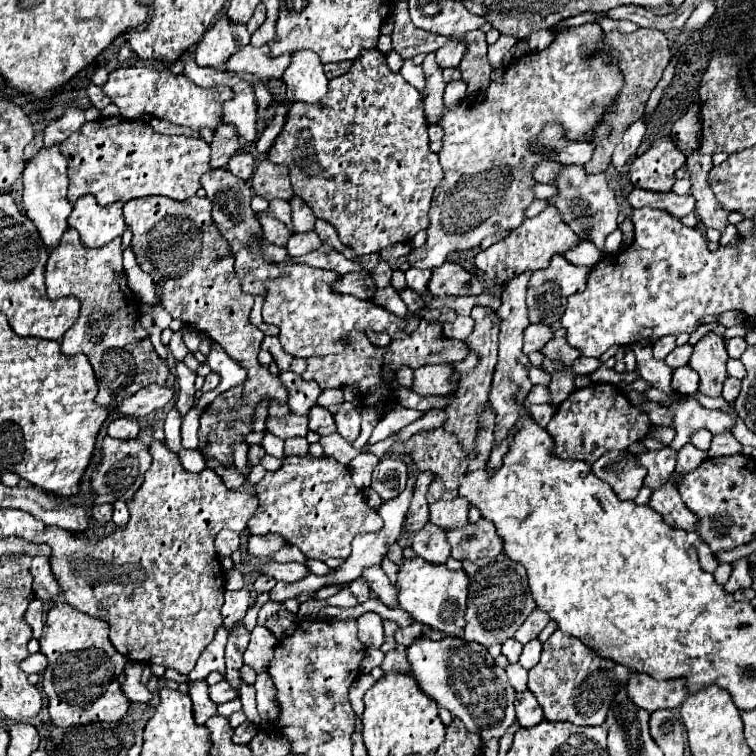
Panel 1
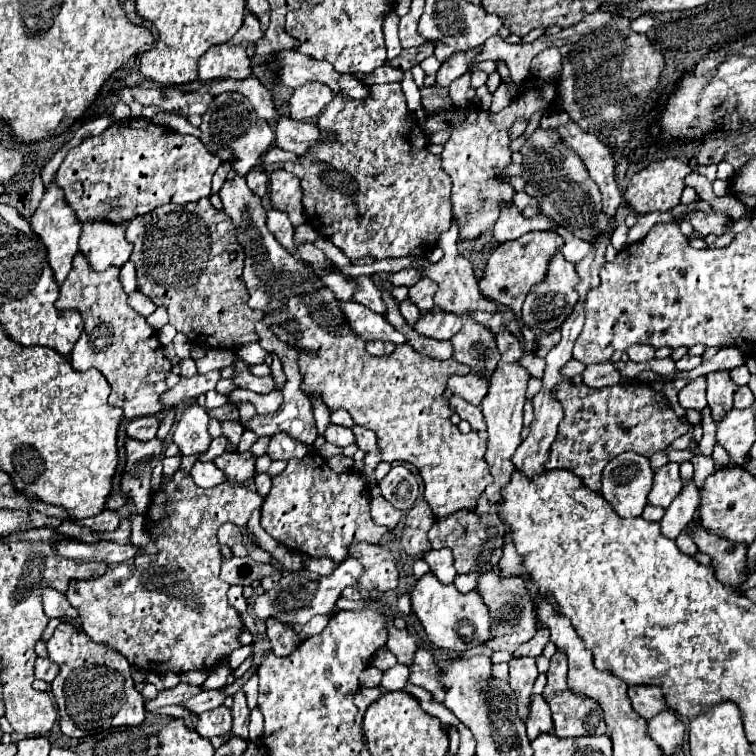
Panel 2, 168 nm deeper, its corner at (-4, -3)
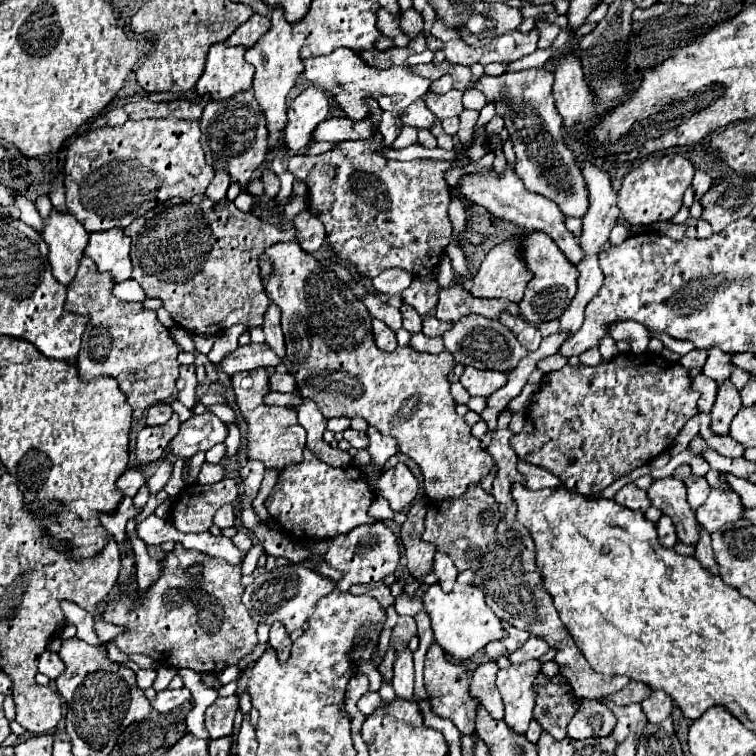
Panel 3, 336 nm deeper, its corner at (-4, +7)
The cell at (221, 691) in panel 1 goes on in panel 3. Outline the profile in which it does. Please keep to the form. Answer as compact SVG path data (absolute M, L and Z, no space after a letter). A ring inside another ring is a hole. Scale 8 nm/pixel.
M180 688L180 690L162 690L162 692L158 692L156 694L156 698L152 700L152 708L156 710L156 712L160 712L160 714L164 714L164 712L170 712L172 708L178 708L178 706L182 706L184 702L188 702L192 698L192 694L190 694L190 690L188 688Z

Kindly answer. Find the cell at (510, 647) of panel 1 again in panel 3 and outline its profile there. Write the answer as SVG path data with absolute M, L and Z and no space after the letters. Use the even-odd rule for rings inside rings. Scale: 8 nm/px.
M530 660L524 664L512 664L498 672L498 690L502 694L506 716L504 722L516 734L526 734L534 710L534 678L540 672L540 662Z

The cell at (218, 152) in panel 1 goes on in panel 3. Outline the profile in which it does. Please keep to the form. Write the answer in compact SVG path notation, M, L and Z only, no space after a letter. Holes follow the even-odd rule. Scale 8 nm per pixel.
M220 170L216 172L214 180L210 182L208 190L206 190L206 196L214 202L222 202L226 198L226 192L228 192L228 186L230 186L230 178L228 178L228 172Z

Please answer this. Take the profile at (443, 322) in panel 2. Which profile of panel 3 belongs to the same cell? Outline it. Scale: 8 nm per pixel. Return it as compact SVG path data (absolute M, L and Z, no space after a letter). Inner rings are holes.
M424 316L424 328L422 328L422 334L426 334L428 338L434 338L434 336L442 336L446 330L450 330L452 324L446 324L446 322L440 322L438 318L434 316Z

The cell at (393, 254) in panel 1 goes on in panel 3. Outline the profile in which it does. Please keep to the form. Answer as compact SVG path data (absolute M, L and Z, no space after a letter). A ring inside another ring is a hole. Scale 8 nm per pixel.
M194 196L190 202L180 200L178 204L162 204L158 208L148 210L144 216L136 218L128 228L124 228L126 236L132 240L130 258L134 264L132 280L136 280L146 298L162 300L164 308L170 312L180 328L188 330L190 334L210 334L216 336L218 332L234 326L262 326L264 312L268 308L268 296L264 292L264 284L260 278L258 256L270 246L278 242L288 242L296 238L296 230L280 230L252 212L240 212L232 202L212 202L206 196Z

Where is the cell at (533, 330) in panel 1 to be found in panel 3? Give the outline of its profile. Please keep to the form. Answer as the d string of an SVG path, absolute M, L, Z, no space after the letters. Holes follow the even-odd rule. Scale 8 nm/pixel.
M508 238L494 246L478 274L472 278L470 294L476 298L506 298L510 302L520 302L526 284L532 280L532 272L526 270L522 258L518 258L520 240Z

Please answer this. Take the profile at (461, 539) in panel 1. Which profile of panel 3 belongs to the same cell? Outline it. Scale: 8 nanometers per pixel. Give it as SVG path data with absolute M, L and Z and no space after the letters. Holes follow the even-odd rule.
M470 484L466 490L466 496L456 498L456 500L444 500L444 502L434 502L428 506L426 518L424 518L424 534L422 540L430 542L436 546L438 552L446 552L458 572L474 568L480 558L486 554L486 548L490 540L496 534L498 522L502 514L498 512L498 504L490 492L484 492L480 484Z

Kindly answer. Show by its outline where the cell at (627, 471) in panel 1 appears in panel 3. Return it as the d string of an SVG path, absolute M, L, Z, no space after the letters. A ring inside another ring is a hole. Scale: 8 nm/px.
M626 484L614 498L618 504L634 510L634 512L646 512L646 508L650 508L650 500L646 496L646 490L636 488L634 484Z

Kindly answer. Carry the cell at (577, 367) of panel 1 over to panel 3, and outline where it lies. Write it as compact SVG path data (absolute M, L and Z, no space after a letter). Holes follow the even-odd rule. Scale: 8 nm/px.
M554 354L554 356L548 356L548 358L542 358L536 366L544 372L544 374L548 374L548 372L554 372L554 370L560 370L564 364L568 364L568 360L564 358L564 356L560 356L560 354Z

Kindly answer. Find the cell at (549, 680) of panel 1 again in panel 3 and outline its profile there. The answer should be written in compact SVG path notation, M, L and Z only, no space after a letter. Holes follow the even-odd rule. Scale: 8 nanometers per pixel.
M582 700L580 710L568 724L568 736L574 740L610 736L616 724L616 716L598 700Z

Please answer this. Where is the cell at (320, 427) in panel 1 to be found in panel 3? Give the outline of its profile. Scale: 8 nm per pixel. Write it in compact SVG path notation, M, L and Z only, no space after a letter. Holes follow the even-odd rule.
M346 430L344 432L344 440L350 442L350 446L358 448L358 450L366 450L368 448L368 436L364 432L356 432L356 430Z

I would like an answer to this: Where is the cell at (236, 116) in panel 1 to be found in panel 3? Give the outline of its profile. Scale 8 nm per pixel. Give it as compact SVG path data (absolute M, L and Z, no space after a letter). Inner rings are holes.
M240 92L232 100L210 100L200 118L202 130L202 150L206 154L206 164L216 172L226 170L232 184L240 184L240 192L246 192L246 186L260 164L266 160L268 148L268 130L262 108L258 106L254 92Z

